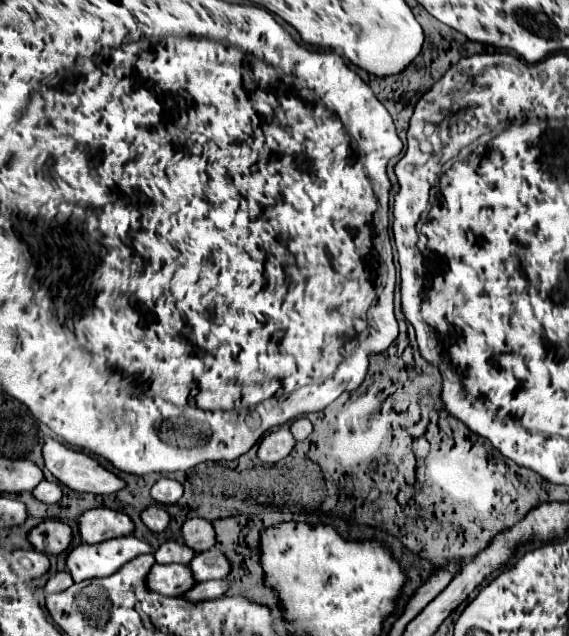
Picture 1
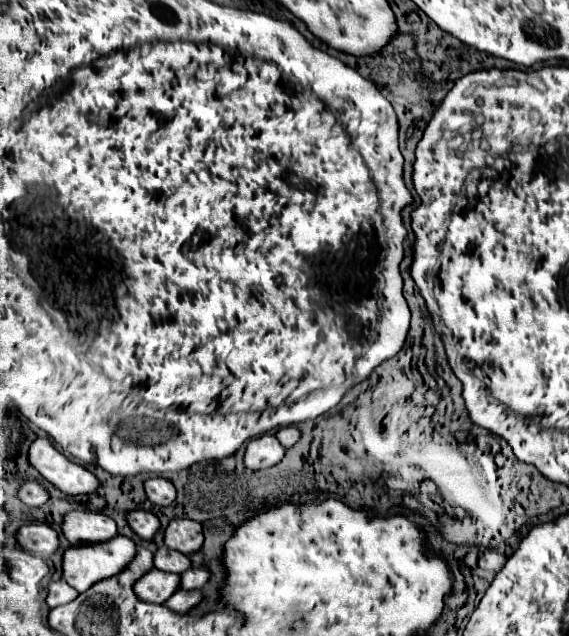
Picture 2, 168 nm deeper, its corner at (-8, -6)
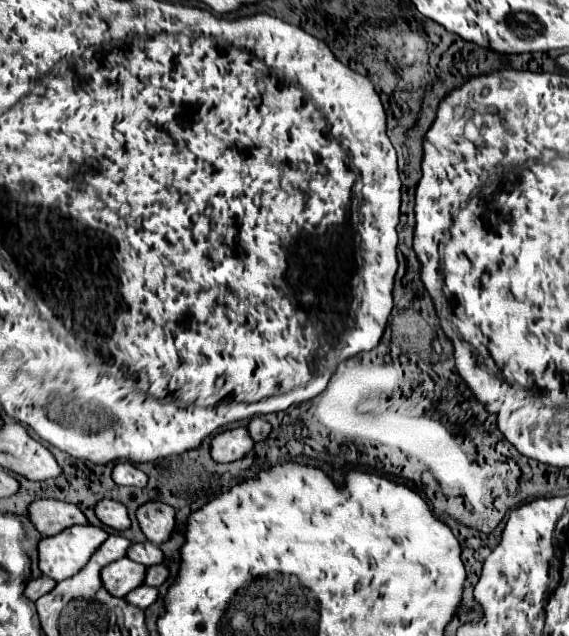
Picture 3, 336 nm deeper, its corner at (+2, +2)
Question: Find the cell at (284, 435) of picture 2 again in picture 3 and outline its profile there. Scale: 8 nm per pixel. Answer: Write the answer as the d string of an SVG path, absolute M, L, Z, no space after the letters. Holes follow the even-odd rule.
M254 417L250 423L248 423L248 431L252 433L254 441L264 441L268 439L268 435L272 433L272 425L260 417Z

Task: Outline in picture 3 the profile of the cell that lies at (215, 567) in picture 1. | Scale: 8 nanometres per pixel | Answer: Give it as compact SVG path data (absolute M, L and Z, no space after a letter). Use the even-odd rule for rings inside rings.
M162 563L162 565L154 565L154 567L148 567L148 573L146 573L146 585L152 585L152 587L160 587L162 583L166 583L170 575L170 569Z

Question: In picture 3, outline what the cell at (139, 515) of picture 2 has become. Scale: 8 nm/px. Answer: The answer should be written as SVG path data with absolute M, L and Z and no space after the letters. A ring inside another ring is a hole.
M102 499L98 505L96 505L96 515L98 519L112 527L112 529L118 529L118 531L124 531L124 529L130 529L130 517L128 517L128 509L124 503L120 501L114 501L114 499Z

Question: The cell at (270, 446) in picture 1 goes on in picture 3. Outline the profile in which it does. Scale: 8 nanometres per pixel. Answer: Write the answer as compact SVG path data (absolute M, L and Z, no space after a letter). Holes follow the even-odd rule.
M246 427L224 431L212 441L212 459L218 463L232 463L246 457L254 449L254 439Z

